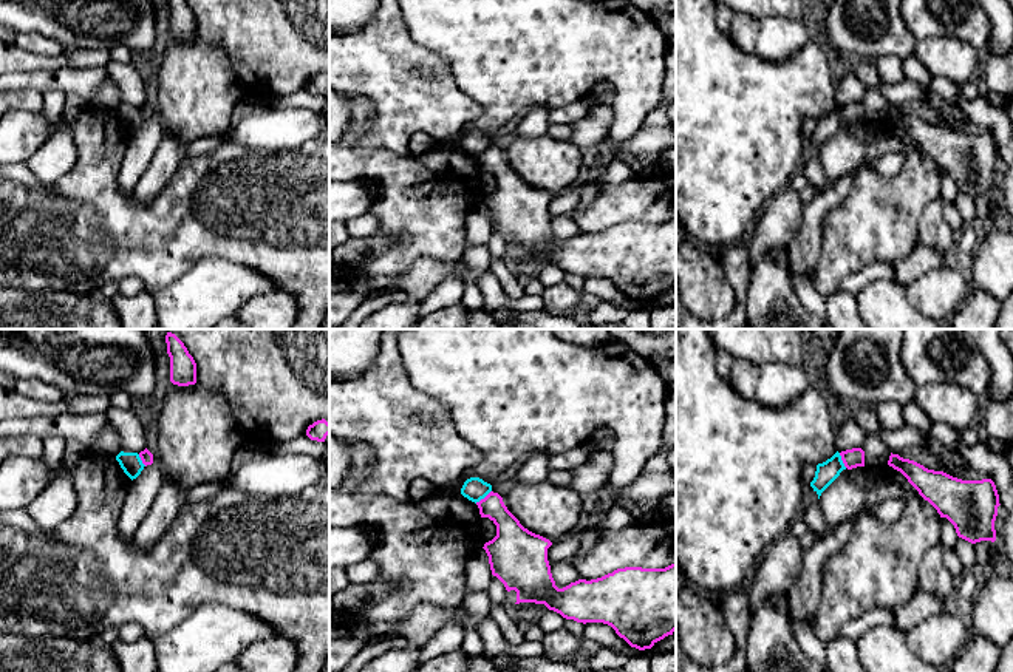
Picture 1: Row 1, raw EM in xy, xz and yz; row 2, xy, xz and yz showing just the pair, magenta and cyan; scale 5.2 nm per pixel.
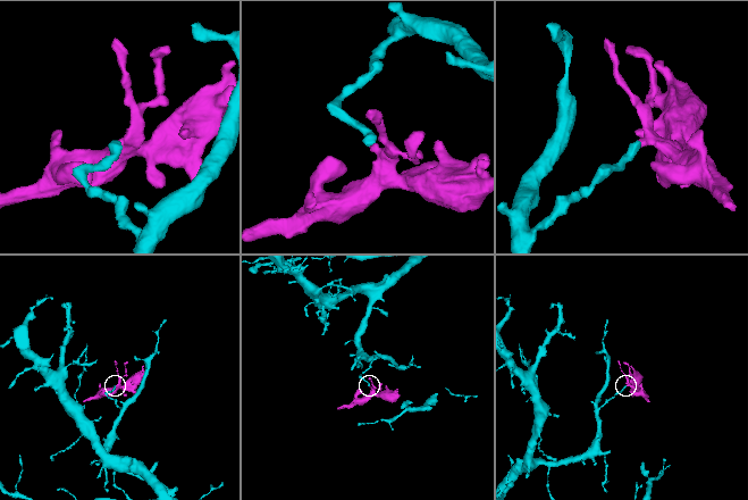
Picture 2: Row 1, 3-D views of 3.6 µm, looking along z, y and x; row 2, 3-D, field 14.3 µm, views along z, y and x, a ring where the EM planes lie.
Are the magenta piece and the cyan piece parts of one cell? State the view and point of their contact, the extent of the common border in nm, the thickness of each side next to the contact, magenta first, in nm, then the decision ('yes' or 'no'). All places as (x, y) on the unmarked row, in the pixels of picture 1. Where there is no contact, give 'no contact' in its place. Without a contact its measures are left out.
xz (484, 152) | 110 nm | 160/120 nm | no

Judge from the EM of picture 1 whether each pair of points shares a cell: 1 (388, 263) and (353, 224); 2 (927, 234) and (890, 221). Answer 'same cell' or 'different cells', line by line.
1: different cells
2: different cells

